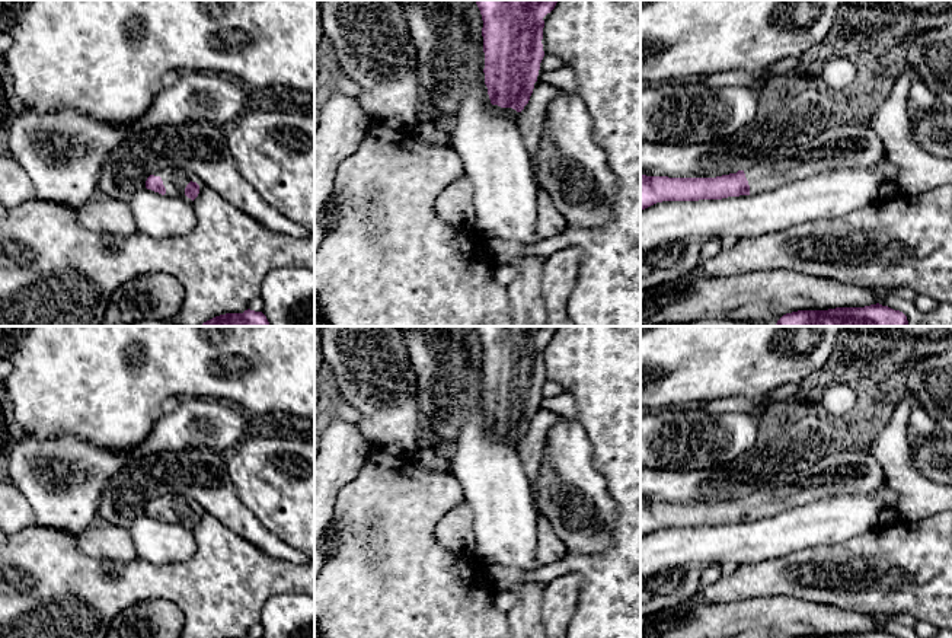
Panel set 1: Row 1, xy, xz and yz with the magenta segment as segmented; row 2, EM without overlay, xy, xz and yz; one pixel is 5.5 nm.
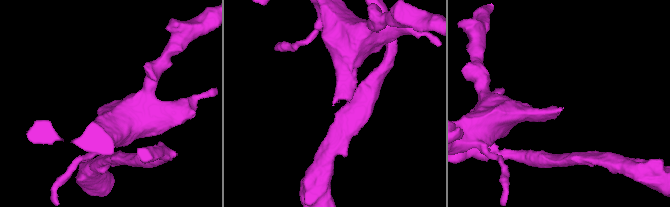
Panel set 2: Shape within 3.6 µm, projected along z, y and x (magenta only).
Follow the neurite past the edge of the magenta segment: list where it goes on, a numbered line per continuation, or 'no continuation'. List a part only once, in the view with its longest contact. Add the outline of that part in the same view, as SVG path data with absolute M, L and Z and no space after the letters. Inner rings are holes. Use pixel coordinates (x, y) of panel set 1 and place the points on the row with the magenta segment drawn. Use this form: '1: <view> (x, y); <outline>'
1: xy (175, 181); M164 168L159 169L153 173L154 176L160 176L163 185L166 188L166 197L175 197L181 200L186 200L194 202L191 198L185 195L186 185L192 181L199 185L199 192L205 188L204 182L192 172L176 169L176 168Z

